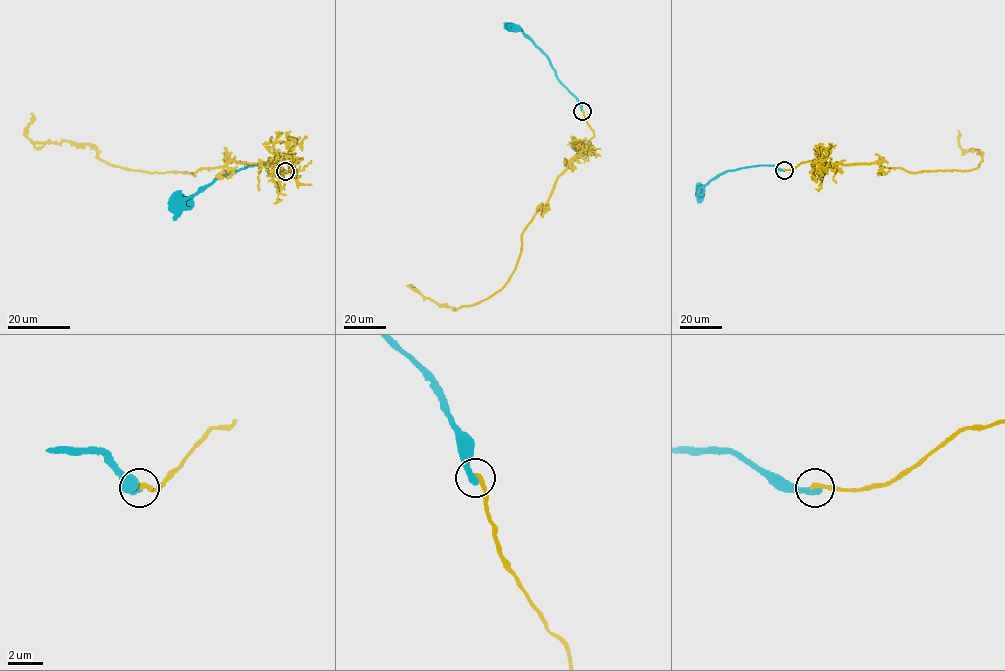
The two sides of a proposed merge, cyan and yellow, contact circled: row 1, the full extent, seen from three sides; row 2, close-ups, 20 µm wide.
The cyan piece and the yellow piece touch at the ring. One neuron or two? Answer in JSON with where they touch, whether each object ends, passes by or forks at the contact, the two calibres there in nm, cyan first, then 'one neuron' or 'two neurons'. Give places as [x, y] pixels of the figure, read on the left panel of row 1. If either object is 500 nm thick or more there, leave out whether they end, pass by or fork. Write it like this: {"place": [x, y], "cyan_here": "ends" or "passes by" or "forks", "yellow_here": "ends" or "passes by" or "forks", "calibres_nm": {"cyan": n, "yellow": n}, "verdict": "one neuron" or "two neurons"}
{"place": [285, 171], "cyan_here": "ends", "yellow_here": "ends", "calibres_nm": {"cyan": 400, "yellow": 300}, "verdict": "two neurons"}

